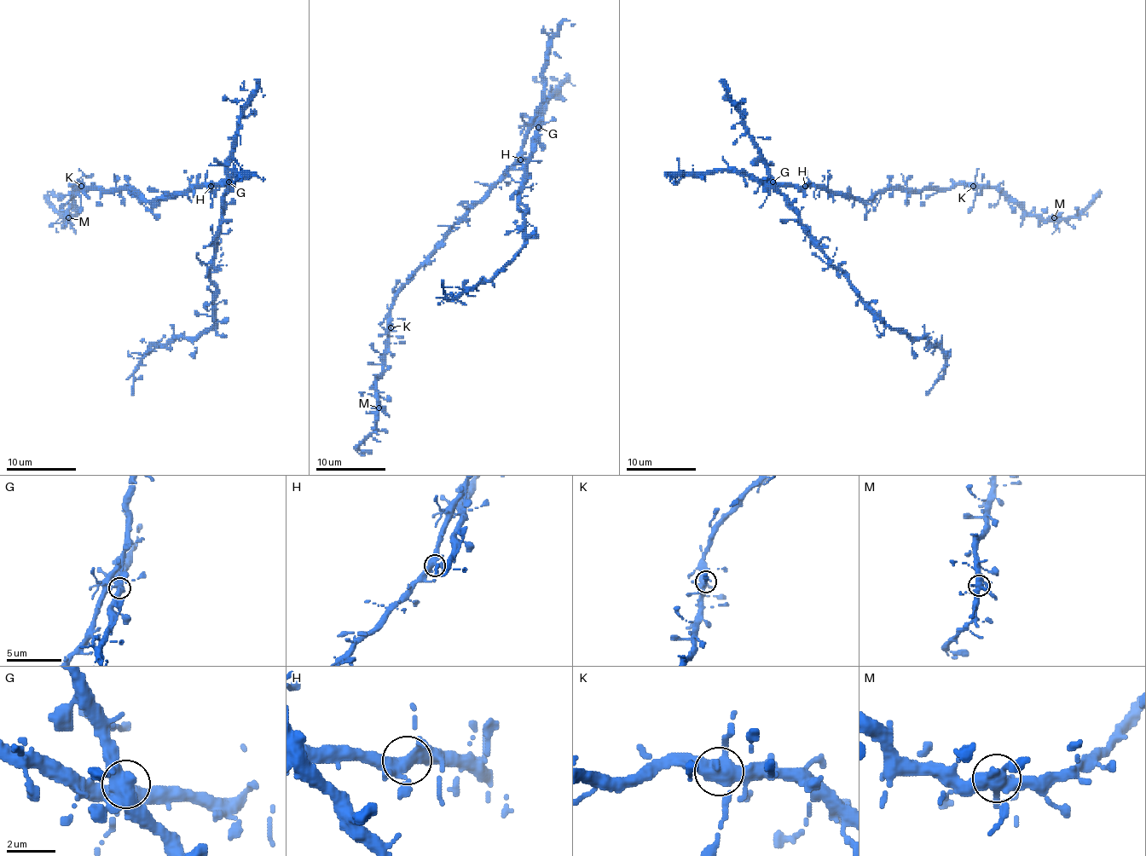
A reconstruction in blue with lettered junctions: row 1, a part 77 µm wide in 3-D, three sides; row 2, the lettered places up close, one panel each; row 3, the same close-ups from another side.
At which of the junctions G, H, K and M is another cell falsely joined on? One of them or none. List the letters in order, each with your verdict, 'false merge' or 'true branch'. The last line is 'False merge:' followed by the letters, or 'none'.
G: true branch
H: true branch
K: true branch
M: true branch
False merge: none

